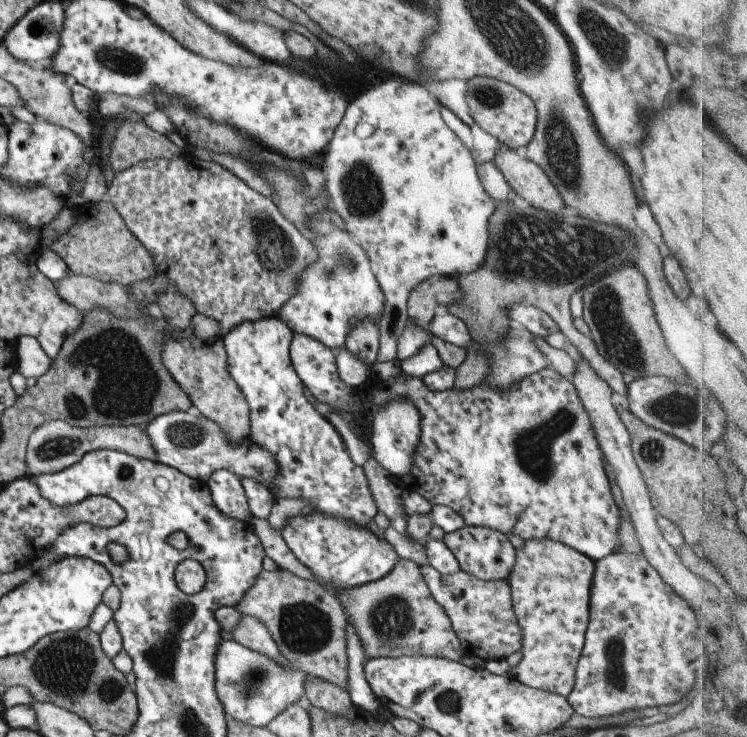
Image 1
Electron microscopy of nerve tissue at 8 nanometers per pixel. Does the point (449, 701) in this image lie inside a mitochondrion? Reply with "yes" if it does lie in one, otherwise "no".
yes

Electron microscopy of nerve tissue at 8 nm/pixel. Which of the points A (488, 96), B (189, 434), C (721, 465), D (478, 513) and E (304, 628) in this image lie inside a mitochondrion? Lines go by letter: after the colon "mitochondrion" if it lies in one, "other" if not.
A: mitochondrion
B: mitochondrion
C: other
D: other
E: mitochondrion

